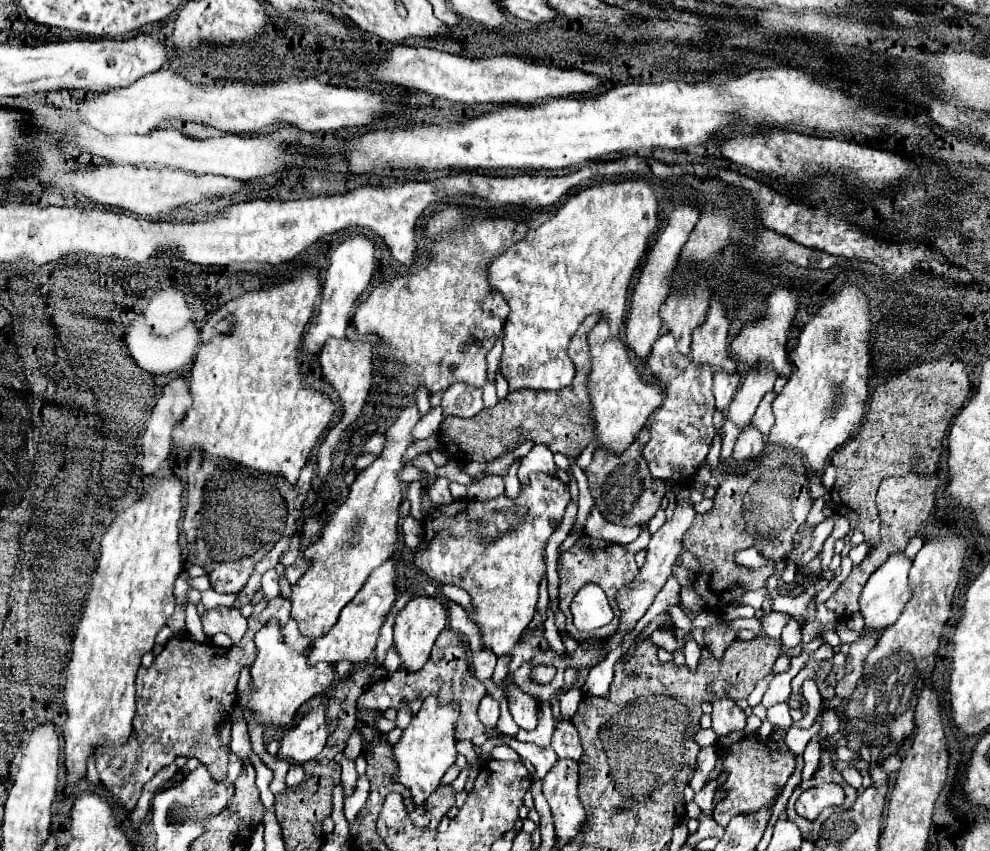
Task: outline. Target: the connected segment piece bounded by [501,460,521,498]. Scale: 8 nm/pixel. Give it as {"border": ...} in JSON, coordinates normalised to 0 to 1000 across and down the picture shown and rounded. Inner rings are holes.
{"border":[[[520,541],[518,550],[514,550],[514,555],[510,555],[510,559],[506,559],[510,566],[510,583],[514,583],[514,585],[524,583],[524,562],[522,562],[524,545],[526,545],[526,541]]]}

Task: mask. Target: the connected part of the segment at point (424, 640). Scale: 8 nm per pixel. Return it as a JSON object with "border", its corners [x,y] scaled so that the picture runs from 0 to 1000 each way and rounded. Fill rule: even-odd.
{"border":[[[421,700],[401,722],[401,726],[399,726],[399,757],[401,757],[403,771],[407,776],[407,783],[411,787],[419,790],[431,778],[433,766],[435,766],[443,743],[452,736],[452,731],[454,731],[452,707],[447,703],[437,703],[437,700]]]}

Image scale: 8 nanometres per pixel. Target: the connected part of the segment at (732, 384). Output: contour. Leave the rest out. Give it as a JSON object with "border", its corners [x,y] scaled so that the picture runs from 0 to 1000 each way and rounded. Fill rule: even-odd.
{"border":[[[724,435],[722,439],[720,439],[720,447],[722,447],[722,451],[720,451],[720,463],[722,463],[722,477],[726,479],[726,482],[734,482],[734,477],[738,475],[738,470],[740,470],[740,463],[742,463],[742,456],[746,454],[746,437],[742,435],[742,437],[734,437],[734,435]]]}

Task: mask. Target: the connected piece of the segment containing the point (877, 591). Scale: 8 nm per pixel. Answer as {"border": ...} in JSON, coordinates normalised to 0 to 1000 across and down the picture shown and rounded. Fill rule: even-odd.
{"border":[[[906,646],[902,649],[892,665],[888,665],[880,679],[876,682],[872,696],[870,696],[870,703],[868,703],[868,710],[870,710],[870,722],[874,726],[874,733],[884,738],[884,740],[892,740],[896,736],[900,736],[908,722],[912,719],[916,705],[922,700],[922,693],[918,689],[918,670],[920,670],[920,663],[922,658],[914,653],[912,646]]]}

